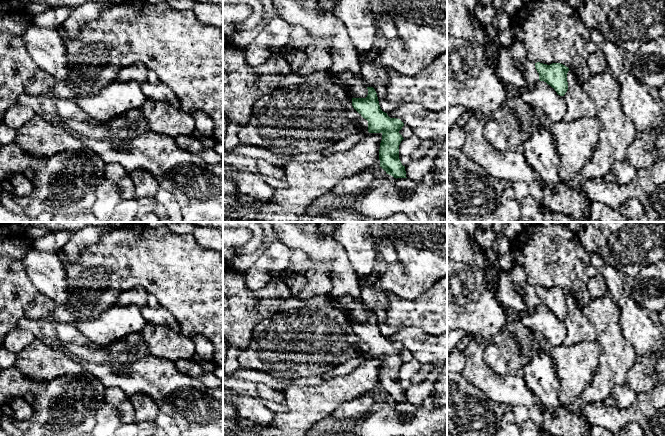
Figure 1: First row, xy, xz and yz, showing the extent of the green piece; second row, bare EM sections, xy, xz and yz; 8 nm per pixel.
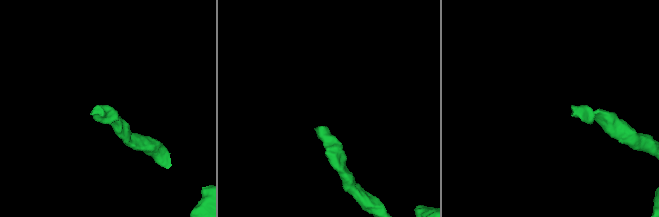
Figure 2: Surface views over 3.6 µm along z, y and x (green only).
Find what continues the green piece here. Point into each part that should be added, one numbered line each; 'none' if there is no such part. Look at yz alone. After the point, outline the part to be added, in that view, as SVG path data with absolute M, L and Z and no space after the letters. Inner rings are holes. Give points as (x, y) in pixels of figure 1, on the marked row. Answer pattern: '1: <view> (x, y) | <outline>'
1: yz (529, 73) | M526 60L524 63L524 69L522 71L522 76L528 83L533 84L539 81L539 73L537 72L535 68L535 63Z

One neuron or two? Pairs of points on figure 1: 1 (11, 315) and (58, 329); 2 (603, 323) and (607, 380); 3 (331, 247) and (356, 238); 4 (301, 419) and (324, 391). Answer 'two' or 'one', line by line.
1: two
2: one
3: two
4: one

